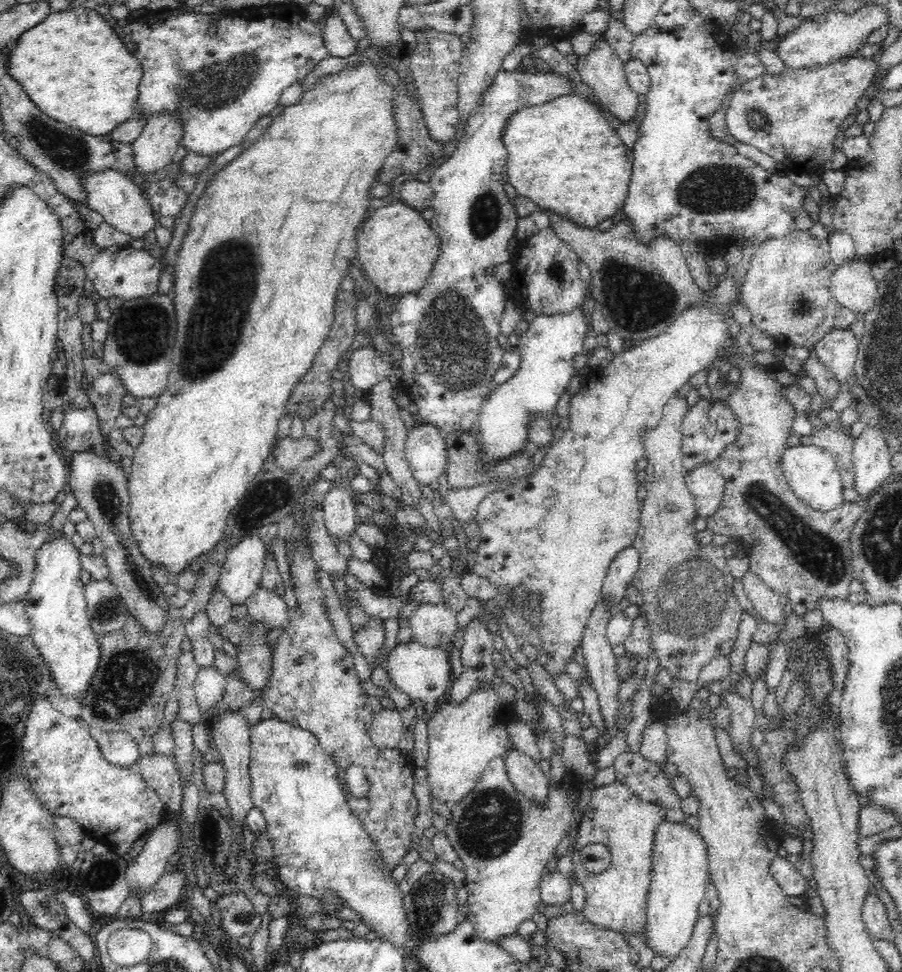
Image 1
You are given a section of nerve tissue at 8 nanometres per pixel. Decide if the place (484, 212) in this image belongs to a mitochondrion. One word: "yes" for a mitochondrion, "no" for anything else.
yes

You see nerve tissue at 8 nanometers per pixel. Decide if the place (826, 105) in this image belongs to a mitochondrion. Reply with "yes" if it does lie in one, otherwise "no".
no

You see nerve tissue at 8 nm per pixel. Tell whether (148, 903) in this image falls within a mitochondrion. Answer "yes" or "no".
no

